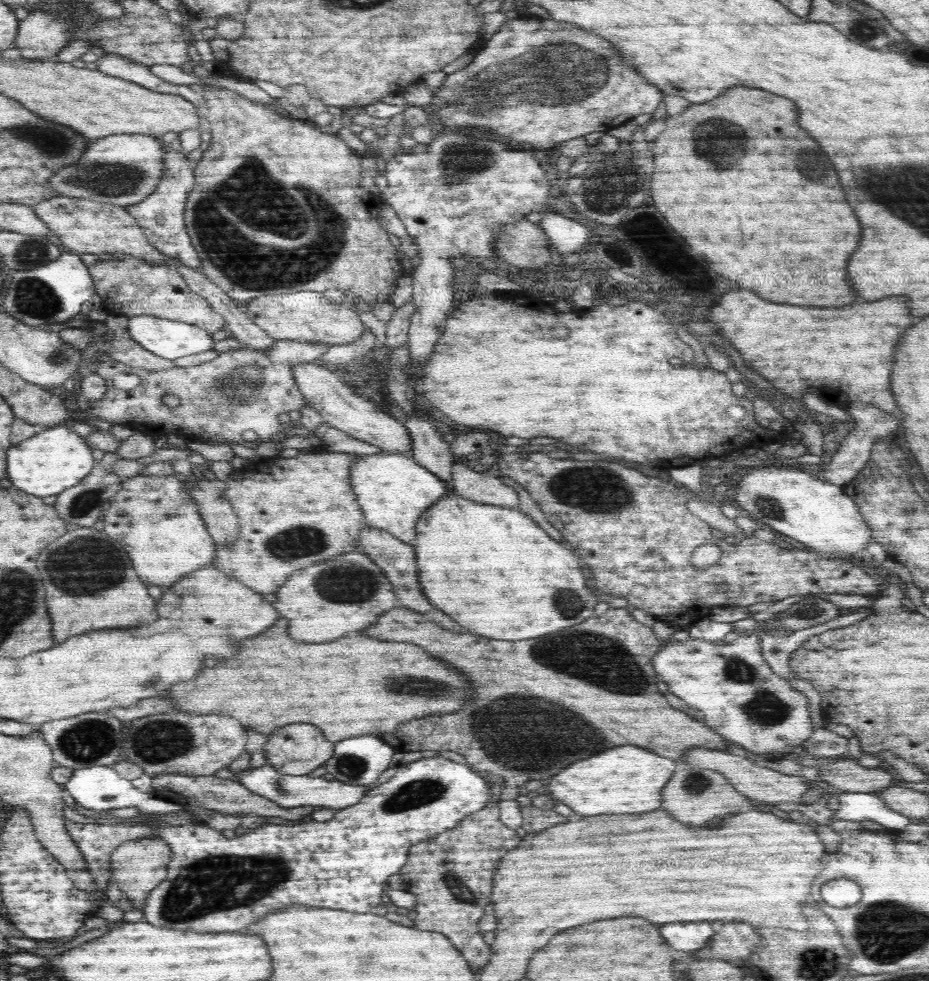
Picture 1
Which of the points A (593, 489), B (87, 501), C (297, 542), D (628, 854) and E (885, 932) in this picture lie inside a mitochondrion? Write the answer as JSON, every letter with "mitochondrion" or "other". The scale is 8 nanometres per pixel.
{"A":"mitochondrion","B":"mitochondrion","C":"mitochondrion","D":"other","E":"mitochondrion"}

